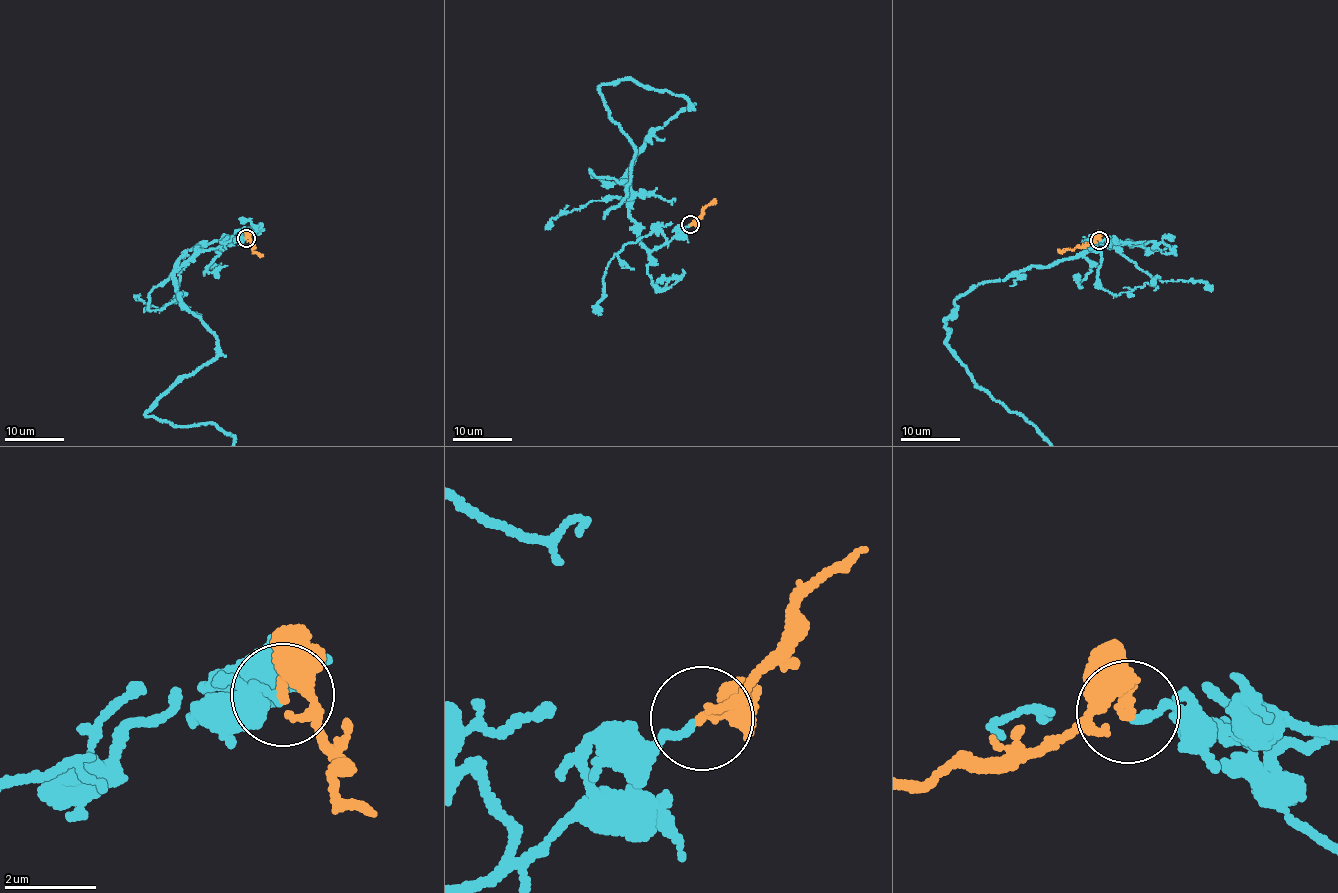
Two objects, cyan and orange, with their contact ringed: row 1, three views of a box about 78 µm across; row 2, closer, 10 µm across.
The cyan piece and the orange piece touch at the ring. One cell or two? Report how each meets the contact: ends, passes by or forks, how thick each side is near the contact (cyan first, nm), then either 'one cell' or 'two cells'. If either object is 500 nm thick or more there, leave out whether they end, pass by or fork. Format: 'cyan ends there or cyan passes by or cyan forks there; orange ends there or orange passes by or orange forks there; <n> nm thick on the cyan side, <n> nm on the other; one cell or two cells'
cyan ends there; orange ends there; 150 nm thick on the cyan side, 320 nm on the other; two cells

